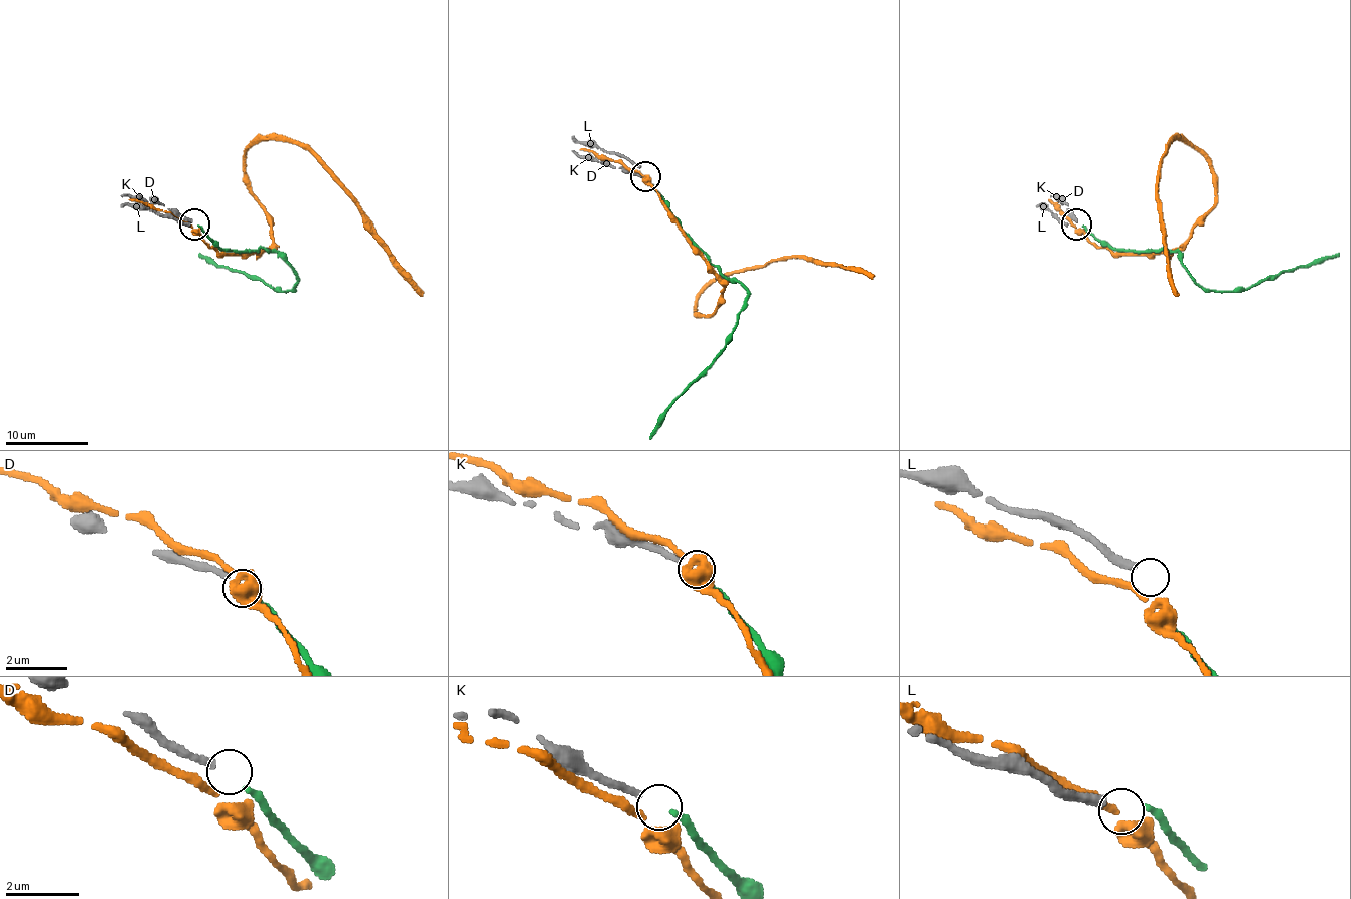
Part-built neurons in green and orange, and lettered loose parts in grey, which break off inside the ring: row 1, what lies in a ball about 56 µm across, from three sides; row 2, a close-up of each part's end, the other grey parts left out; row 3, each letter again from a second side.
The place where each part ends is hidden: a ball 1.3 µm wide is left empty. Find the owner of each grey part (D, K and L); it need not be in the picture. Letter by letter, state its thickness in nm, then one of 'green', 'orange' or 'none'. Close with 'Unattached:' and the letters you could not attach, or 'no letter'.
D: 180 nm | none
K: 180 nm | green
L: 280 nm | none
Unattached: D, L

